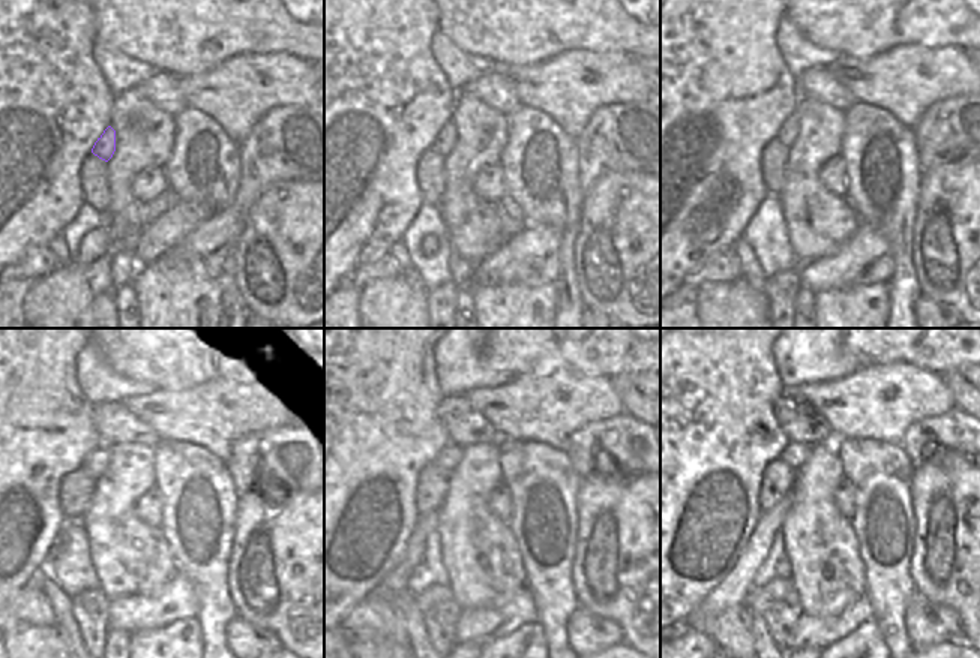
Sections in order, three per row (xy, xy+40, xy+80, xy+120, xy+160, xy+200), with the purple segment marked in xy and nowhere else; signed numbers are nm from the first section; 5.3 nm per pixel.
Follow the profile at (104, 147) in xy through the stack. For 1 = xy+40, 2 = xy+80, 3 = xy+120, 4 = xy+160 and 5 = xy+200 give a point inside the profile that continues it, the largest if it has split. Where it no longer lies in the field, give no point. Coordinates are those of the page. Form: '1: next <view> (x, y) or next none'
1: next xy+40 (443, 144)
2: next xy+80 (787, 132)
3: next xy+120 (110, 460)
4: next xy+160 (450, 457)
5: next xy+200 (794, 454)

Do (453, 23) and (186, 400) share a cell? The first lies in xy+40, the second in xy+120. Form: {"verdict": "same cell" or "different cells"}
{"verdict": "different cells"}

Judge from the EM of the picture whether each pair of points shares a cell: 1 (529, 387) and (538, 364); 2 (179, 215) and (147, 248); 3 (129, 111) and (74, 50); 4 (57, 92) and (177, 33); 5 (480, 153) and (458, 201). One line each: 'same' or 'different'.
1: different
2: same
3: different
4: different
5: same

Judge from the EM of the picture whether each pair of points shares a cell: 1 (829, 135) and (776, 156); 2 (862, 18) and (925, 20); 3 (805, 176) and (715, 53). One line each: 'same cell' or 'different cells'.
1: different cells
2: same cell
3: different cells

